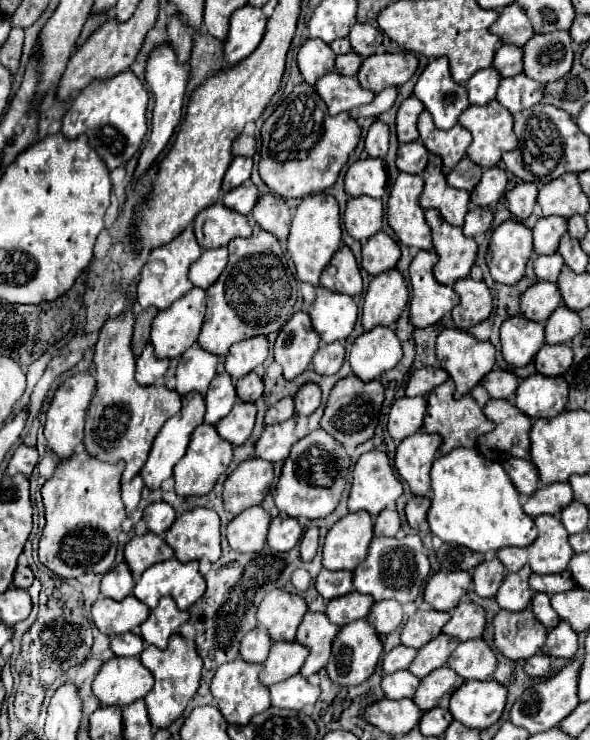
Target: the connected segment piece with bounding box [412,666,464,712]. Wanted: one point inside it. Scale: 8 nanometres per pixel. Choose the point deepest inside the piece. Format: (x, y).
(434, 690)

